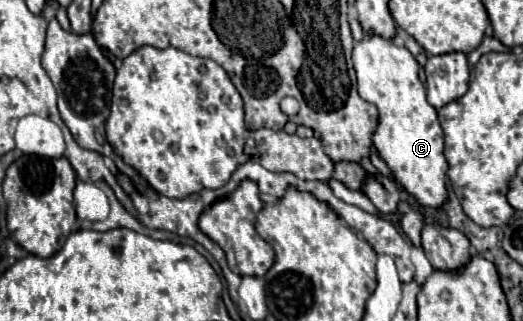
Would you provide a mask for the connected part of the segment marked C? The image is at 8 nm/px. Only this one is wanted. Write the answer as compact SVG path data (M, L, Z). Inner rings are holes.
M366 36L354 46L354 70L360 96L378 108L378 126L372 134L380 158L392 170L396 182L424 208L442 208L448 200L446 172L448 162L442 156L444 140L436 108L426 100L426 88L418 78L418 62L406 50L380 36Z

